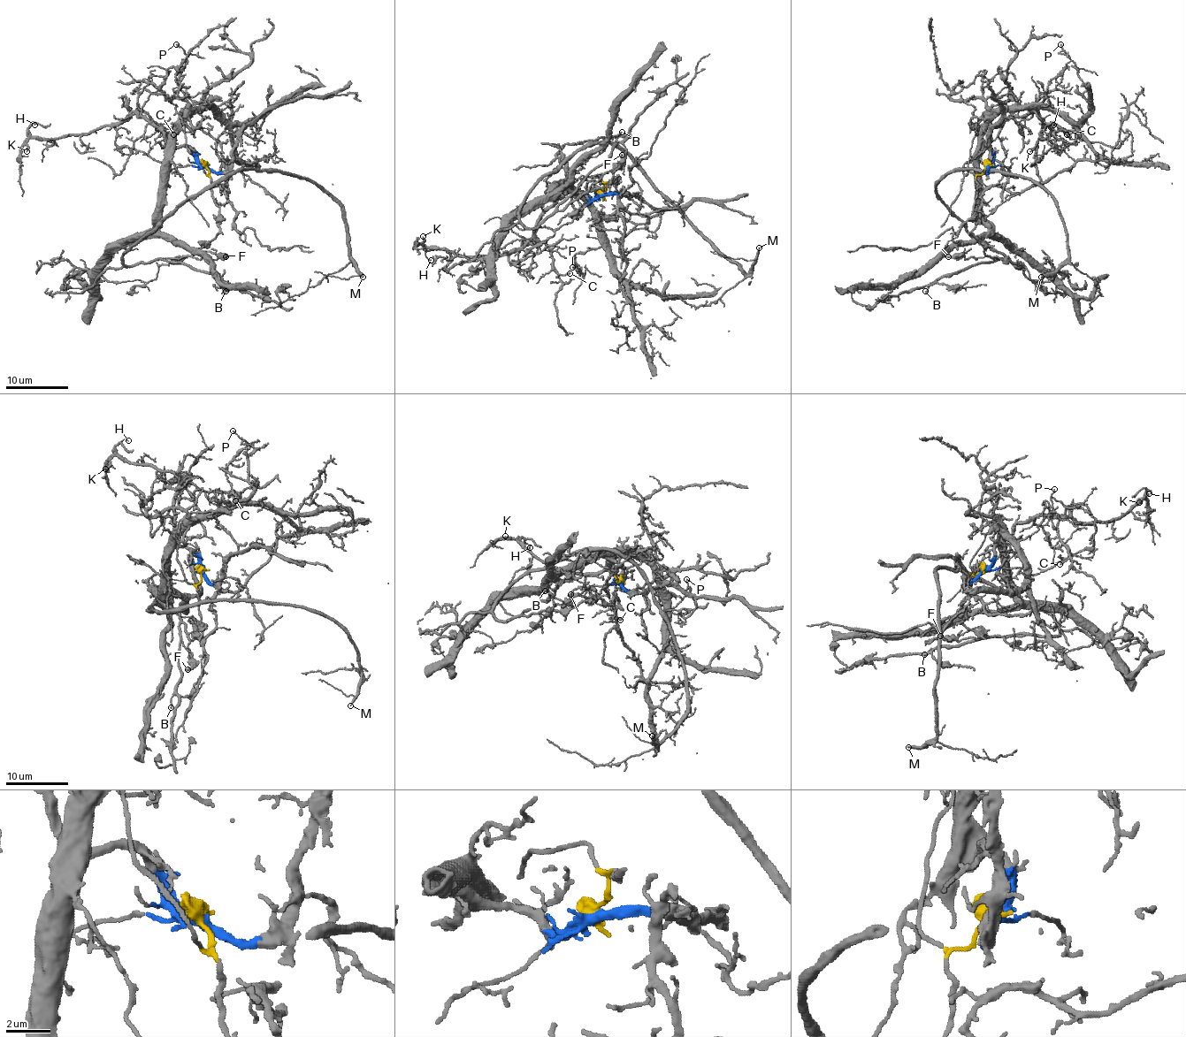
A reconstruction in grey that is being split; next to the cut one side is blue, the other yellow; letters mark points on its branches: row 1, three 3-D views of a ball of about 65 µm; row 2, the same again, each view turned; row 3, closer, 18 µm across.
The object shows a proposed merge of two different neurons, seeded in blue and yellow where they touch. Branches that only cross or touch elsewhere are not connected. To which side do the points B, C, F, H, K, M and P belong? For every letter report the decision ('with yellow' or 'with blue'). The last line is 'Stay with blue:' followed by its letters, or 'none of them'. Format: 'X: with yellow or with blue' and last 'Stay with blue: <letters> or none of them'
B: with yellow
C: with blue
F: with yellow
H: with blue
K: with blue
M: with yellow
P: with blue
Stay with blue: C, H, K, P

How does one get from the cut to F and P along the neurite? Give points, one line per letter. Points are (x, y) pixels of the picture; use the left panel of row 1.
F: (205, 165), (211, 178), (211, 196), (219, 209), (219, 232), (193, 257), (218, 259), (225, 255)
P: (205, 165), (185, 147), (175, 147), (175, 133), (205, 104), (193, 102), (179, 87), (187, 55), (175, 43)

